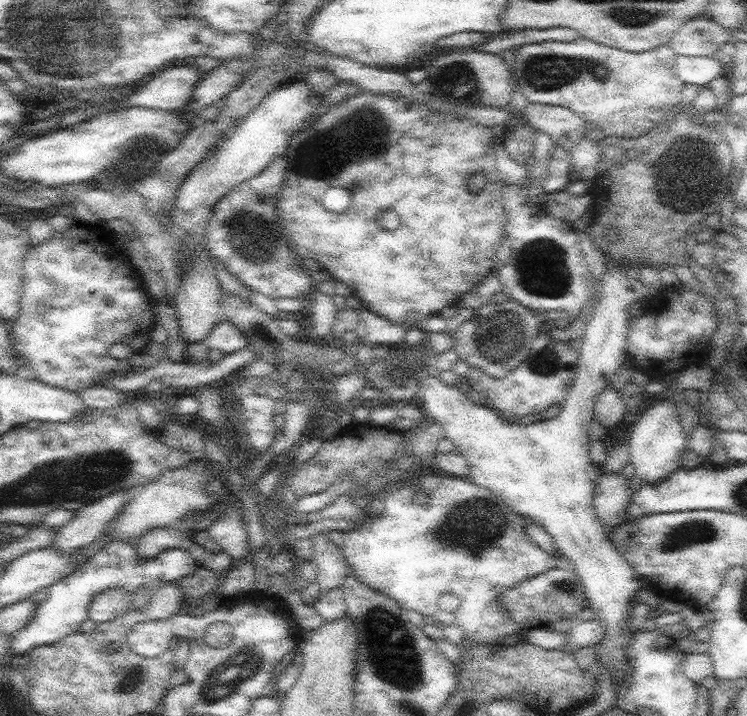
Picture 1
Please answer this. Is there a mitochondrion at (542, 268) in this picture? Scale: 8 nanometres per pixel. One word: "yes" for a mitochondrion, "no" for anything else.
yes

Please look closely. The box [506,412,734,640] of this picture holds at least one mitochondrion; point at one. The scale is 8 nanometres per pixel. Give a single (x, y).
(687, 535)

